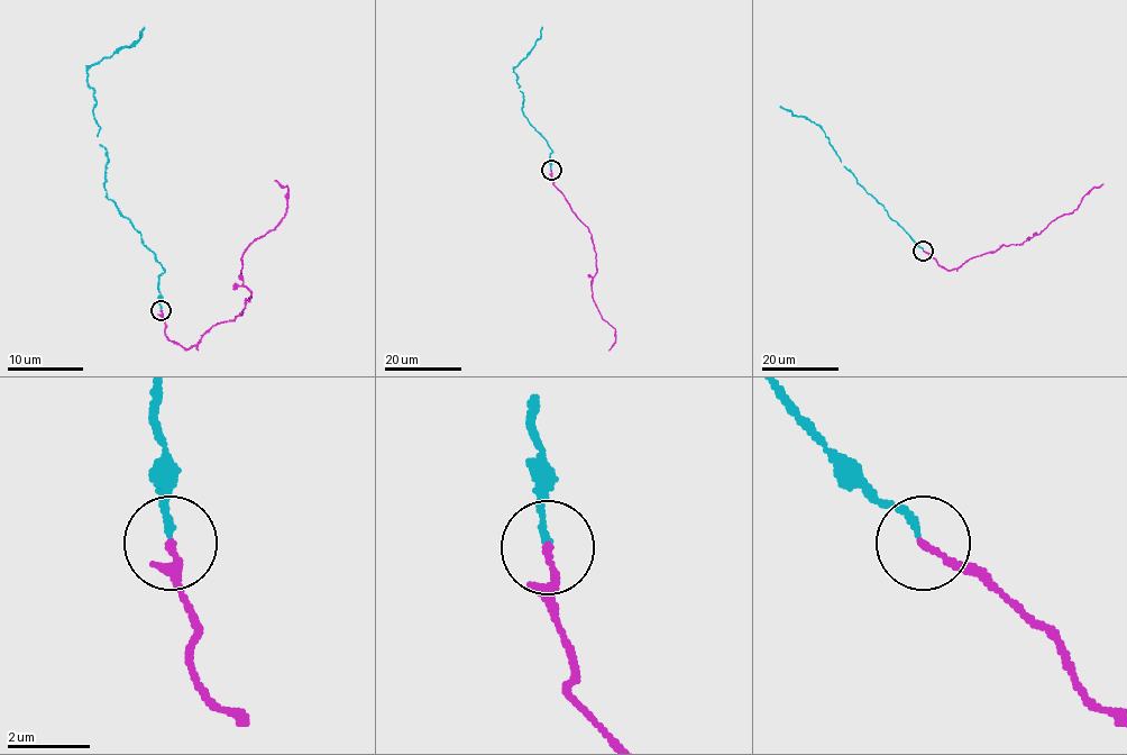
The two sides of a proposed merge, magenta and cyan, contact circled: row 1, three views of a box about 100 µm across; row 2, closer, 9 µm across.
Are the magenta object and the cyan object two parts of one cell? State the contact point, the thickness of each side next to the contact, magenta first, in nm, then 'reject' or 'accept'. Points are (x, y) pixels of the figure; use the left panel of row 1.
(161, 310) | 150/160 nm | accept

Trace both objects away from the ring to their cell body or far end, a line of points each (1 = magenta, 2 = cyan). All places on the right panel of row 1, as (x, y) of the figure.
1: (924, 251), (947, 270), (960, 267), (1002, 245), (1023, 243), (1040, 234), (1102, 184)
2: (923, 249), (843, 166), (819, 125), (780, 106)

